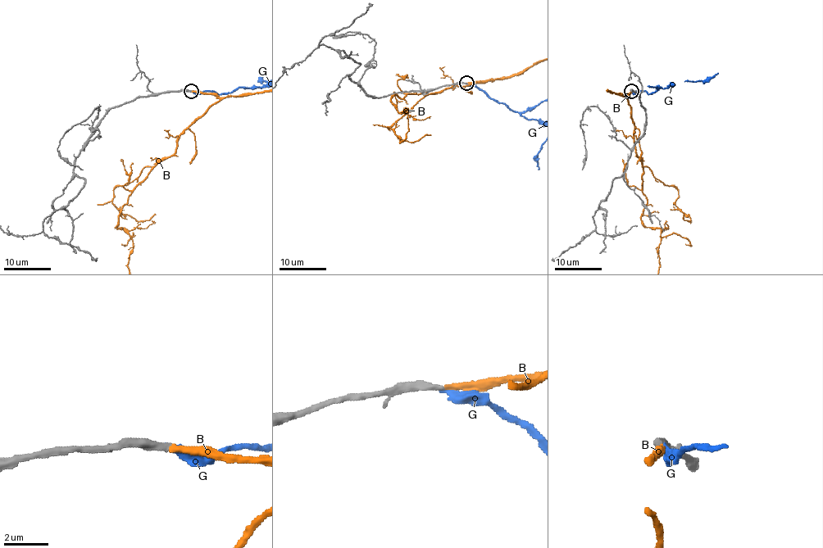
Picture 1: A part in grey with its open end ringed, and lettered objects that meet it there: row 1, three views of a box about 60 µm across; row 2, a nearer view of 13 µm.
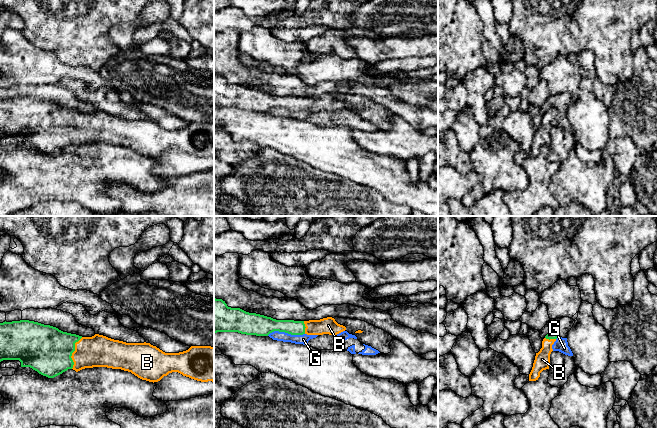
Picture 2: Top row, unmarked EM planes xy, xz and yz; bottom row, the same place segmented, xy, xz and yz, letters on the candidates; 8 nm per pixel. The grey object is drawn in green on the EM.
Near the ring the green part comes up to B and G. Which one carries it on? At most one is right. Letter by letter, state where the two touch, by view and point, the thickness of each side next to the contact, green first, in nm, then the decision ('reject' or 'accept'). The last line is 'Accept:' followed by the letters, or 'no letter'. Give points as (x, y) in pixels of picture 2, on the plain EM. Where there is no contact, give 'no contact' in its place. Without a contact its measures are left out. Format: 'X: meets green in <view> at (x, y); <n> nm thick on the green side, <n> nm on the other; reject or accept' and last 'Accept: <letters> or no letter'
B: meets green in xy at (73, 127); 380 nm thick on the green side, 260 nm on the other; accept
G: meets green in xz at (285, 108); 180 nm thick on the green side, 80 nm on the other; reject
Accept: B

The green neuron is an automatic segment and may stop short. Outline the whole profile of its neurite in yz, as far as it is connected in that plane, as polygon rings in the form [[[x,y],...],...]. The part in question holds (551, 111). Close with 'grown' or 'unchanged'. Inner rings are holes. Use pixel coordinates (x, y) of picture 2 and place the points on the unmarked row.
[[[553,107],[549,108],[542,117],[542,124],[536,129],[532,146],[529,150],[529,157],[536,157],[540,153],[543,146],[549,145],[550,130],[553,127],[552,121],[557,115],[557,110]]] | grown

